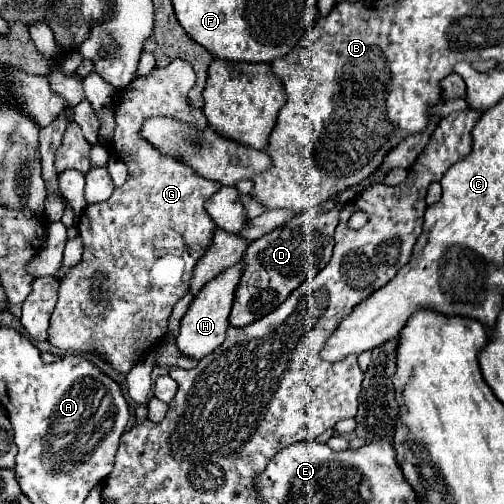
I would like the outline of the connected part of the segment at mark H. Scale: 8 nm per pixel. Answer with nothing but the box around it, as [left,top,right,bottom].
[176,260,244,358]

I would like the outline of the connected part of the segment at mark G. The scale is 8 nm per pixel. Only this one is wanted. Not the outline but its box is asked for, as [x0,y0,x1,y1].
[48,60,222,374]

